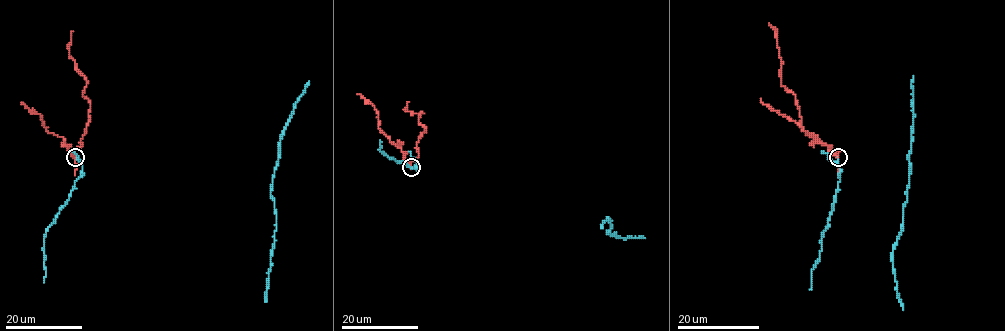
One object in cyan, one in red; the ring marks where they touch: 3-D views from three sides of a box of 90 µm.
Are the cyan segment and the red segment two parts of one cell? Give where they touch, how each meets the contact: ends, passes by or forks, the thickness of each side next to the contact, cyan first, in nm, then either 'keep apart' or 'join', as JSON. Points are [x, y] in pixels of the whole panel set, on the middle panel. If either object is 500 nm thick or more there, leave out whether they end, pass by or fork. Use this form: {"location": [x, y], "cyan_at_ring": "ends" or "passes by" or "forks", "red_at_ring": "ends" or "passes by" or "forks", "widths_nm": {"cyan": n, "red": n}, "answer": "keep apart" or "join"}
{"location": [411, 167], "cyan_at_ring": "ends", "red_at_ring": "forks", "widths_nm": {"cyan": 160, "red": 160}, "answer": "keep apart"}

